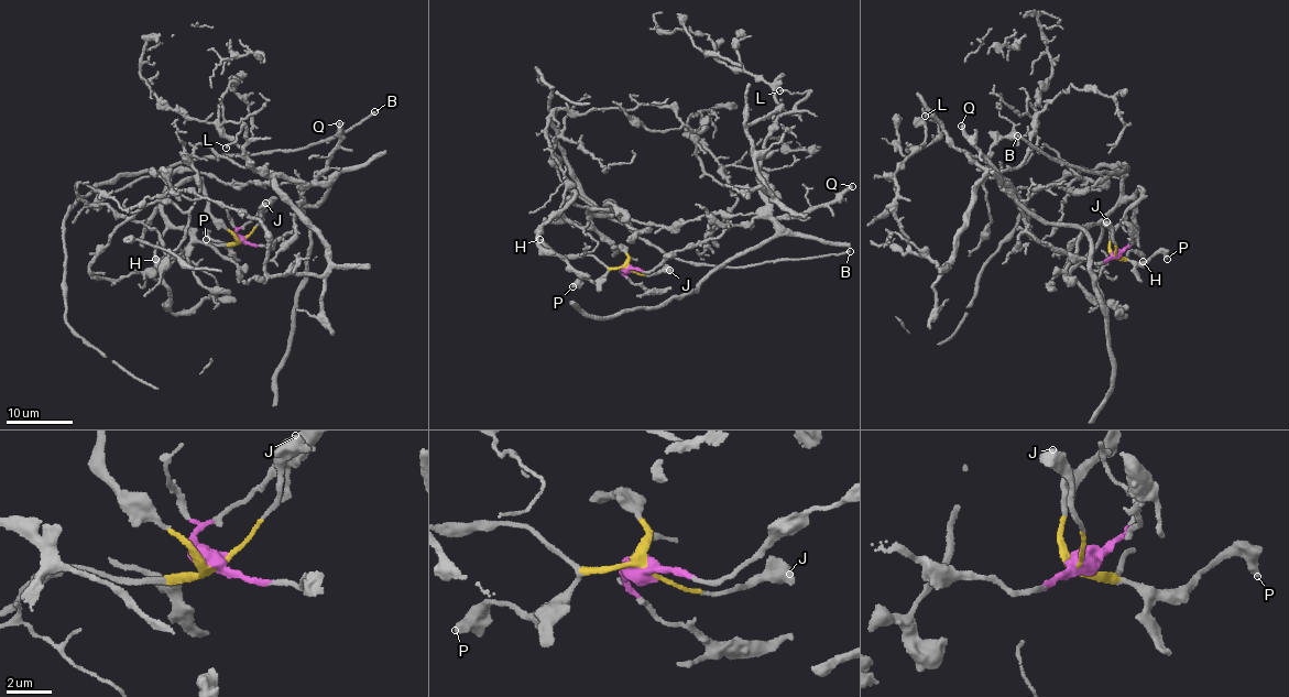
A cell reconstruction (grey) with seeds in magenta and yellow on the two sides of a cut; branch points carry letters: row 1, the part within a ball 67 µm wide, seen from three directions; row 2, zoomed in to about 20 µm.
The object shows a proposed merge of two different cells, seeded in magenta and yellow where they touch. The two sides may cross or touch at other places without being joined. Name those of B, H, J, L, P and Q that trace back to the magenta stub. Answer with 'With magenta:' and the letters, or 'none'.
With magenta: L, Q

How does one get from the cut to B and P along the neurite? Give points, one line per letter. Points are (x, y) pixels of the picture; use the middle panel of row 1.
B: (626, 268), (626, 254), (618, 246), (614, 250), (591, 218), (608, 215), (669, 254), (725, 268), (850, 250)
P: (626, 268), (612, 268), (596, 281), (582, 278), (572, 286)

